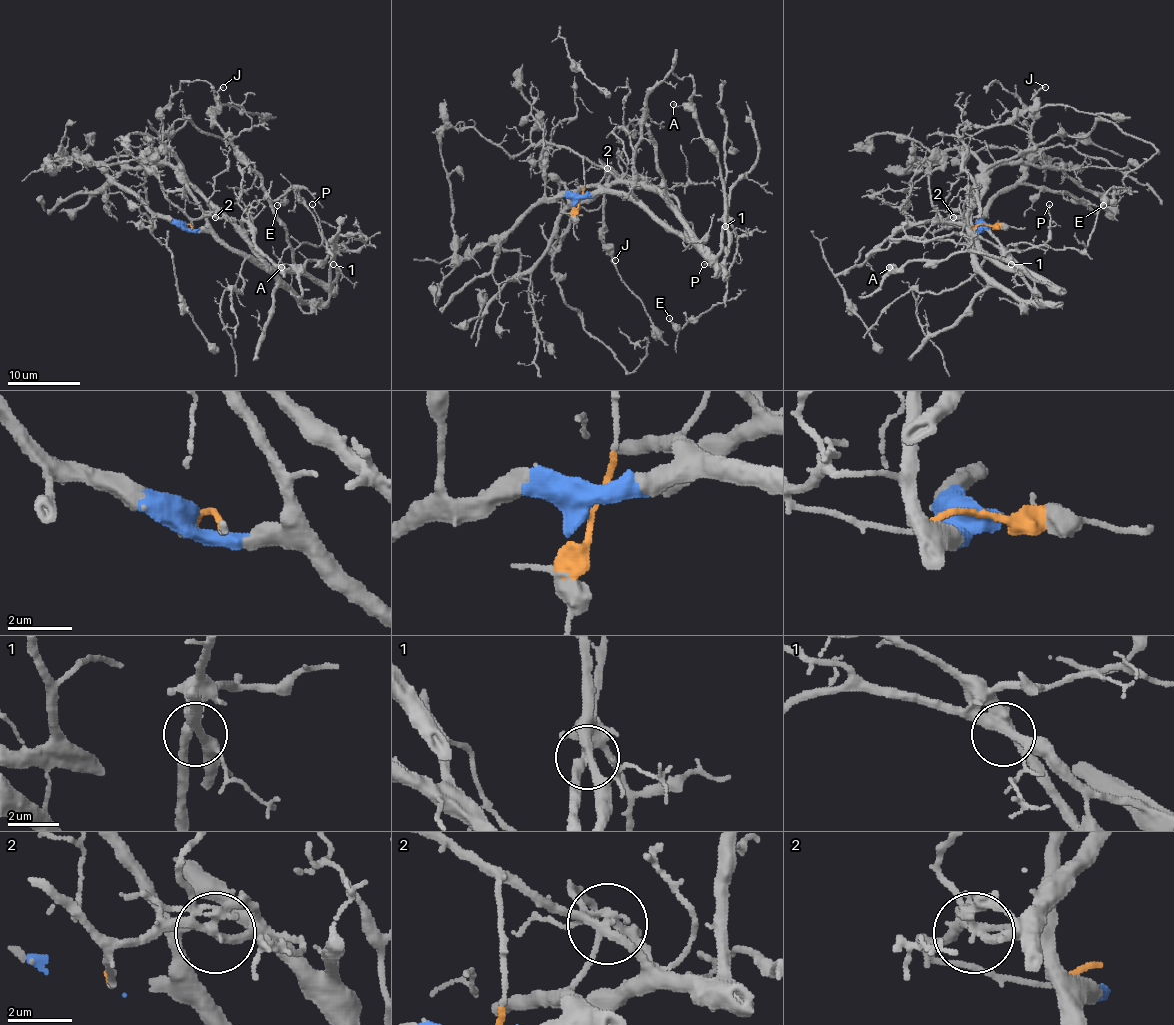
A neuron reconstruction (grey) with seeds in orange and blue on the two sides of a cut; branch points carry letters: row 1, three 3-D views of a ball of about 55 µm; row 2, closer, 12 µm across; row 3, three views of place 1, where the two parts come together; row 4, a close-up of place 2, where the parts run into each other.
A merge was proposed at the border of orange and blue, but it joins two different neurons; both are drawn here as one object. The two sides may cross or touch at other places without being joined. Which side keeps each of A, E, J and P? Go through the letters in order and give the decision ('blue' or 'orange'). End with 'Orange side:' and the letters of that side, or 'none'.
A: blue
E: orange
J: blue
P: blue
Orange side: E

